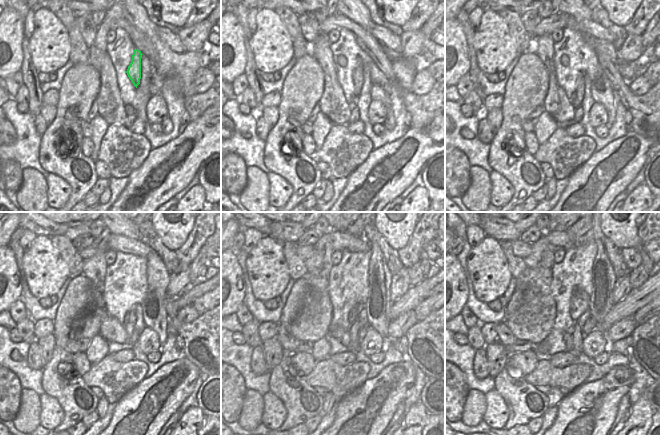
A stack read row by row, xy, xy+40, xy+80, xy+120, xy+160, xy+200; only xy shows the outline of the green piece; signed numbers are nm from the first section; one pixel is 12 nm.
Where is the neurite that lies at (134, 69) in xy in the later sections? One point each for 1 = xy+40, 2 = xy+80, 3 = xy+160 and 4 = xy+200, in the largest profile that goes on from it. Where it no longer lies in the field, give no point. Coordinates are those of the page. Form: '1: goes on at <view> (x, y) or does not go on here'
1: goes on at xy+40 (358, 73)
2: goes on at xy+80 (576, 103)
3: goes on at xy+160 (353, 330)
4: goes on at xy+200 (577, 334)

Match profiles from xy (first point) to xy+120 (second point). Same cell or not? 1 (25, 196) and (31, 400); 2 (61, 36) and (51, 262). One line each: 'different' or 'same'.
1: same
2: same

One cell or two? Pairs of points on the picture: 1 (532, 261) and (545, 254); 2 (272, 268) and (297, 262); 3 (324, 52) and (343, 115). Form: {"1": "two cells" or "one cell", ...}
{"1": "one cell", "2": "two cells", "3": "one cell"}

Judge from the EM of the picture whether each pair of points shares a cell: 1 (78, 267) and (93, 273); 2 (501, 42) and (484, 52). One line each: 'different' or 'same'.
1: different
2: same

